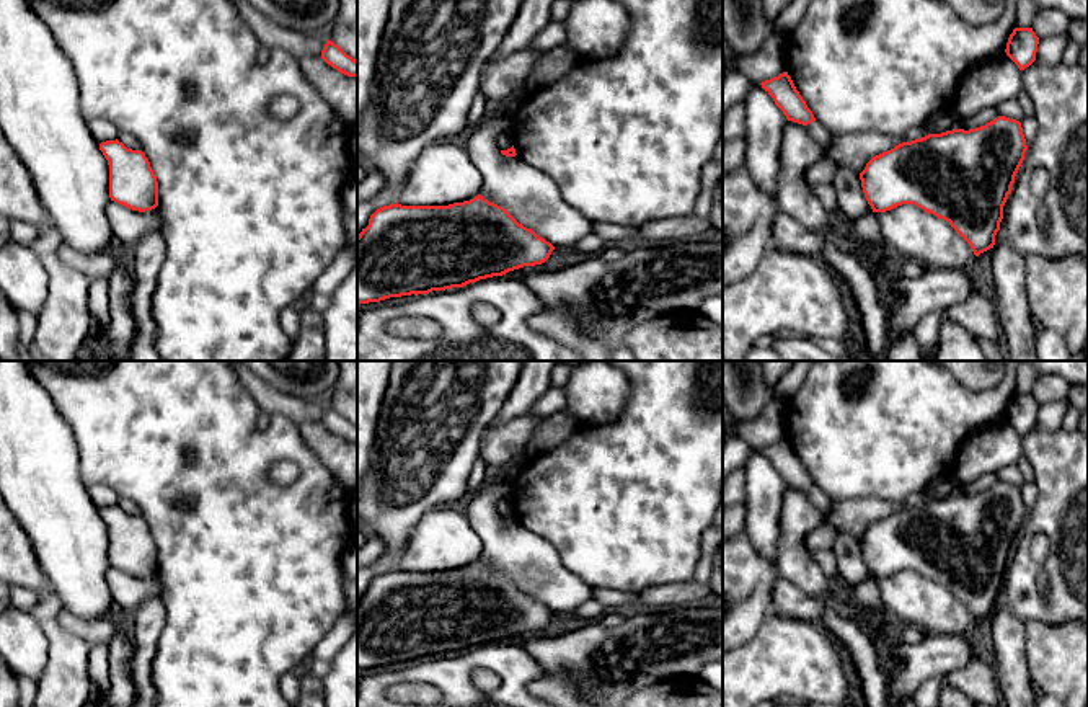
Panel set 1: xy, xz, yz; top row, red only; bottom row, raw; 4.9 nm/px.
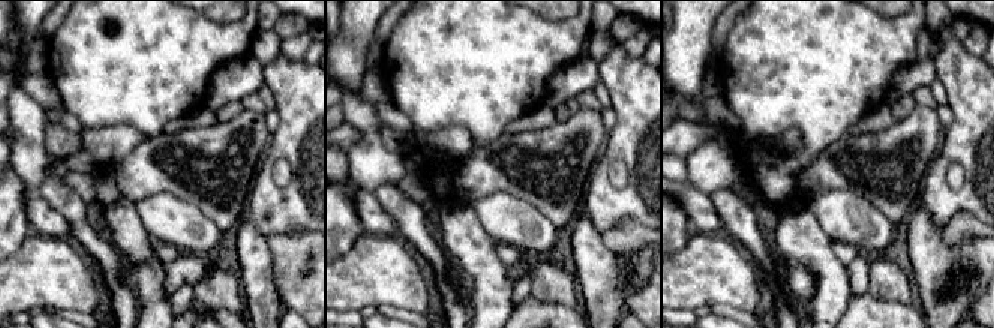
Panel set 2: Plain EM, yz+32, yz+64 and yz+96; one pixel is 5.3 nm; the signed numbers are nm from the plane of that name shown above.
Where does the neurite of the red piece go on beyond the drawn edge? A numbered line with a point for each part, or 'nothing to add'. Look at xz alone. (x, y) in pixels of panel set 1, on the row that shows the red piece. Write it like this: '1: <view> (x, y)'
nothing to add

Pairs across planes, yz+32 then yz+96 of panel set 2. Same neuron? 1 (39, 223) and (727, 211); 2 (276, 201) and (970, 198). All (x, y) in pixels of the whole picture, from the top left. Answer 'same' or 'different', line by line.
1: different
2: same

